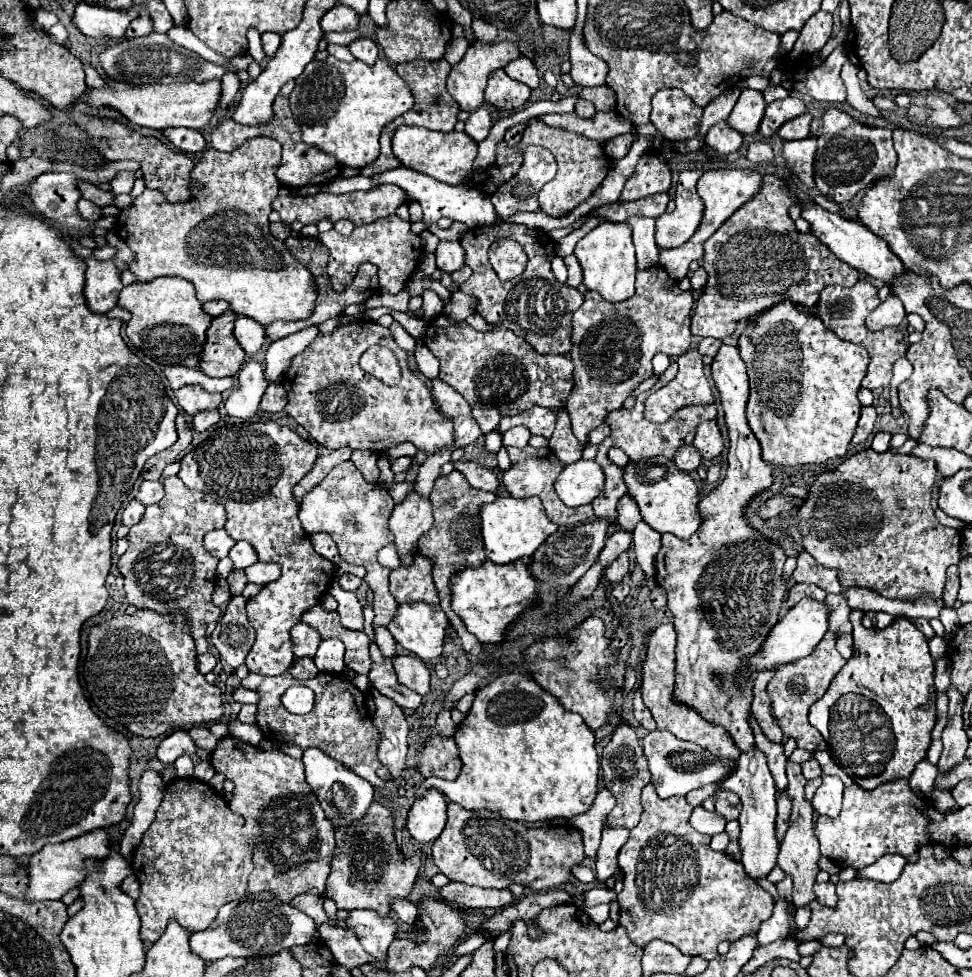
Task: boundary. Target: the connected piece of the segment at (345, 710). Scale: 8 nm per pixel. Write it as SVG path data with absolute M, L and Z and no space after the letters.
M248 673L248 677L244 679L246 689L260 693L256 723L264 739L274 743L296 743L302 749L316 745L328 757L336 761L344 761L348 769L352 769L356 775L366 779L370 785L386 787L386 781L376 775L376 769L380 767L380 759L376 755L378 743L380 743L380 731L374 727L370 719L364 693L342 675L320 673L318 677L304 681L304 685L316 693L314 709L306 715L292 715L290 711L284 709L280 701L280 697L284 695L284 689L288 689L290 685L296 685L296 679L290 673L284 673L280 677L264 677L264 675Z

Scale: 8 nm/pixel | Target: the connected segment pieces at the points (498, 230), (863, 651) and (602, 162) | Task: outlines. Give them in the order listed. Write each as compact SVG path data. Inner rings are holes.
M498 223L480 229L468 229L460 239L460 243L466 251L466 265L472 269L472 277L462 285L462 291L478 299L476 311L486 319L486 323L504 325L512 329L542 355L568 353L572 345L570 343L572 313L584 303L584 293L580 293L574 287L568 287L566 283L556 281L550 269L550 261L554 257L554 239L540 229L528 229L524 225L512 225L512 223ZM504 237L522 243L524 251L528 253L526 271L512 281L500 281L488 261L488 247L496 239Z
M851 610L850 623L854 625L854 655L832 679L826 695L818 699L808 713L832 753L834 761L844 773L862 789L876 789L882 783L908 779L914 767L926 757L932 741L932 727L936 723L936 687L934 687L934 659L928 651L928 641L912 621L898 617L896 625L888 629L864 629L864 612Z
M532 119L530 127L522 135L520 145L528 145L528 143L542 145L542 147L550 149L552 155L558 161L558 175L554 177L554 181L546 183L538 193L540 209L544 213L548 213L550 217L568 215L574 207L578 207L582 201L586 201L596 191L596 187L604 181L604 177L610 169L610 161L602 153L598 141L592 141L584 135L570 133L570 131L564 131L564 129L548 127L548 125L540 123L538 119Z

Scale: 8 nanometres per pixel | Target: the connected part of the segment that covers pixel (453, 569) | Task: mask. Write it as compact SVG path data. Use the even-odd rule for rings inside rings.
M452 471L448 477L438 477L434 481L434 489L430 493L430 501L434 507L434 525L428 533L424 533L418 539L418 553L428 555L434 563L434 583L436 583L436 591L440 597L440 607L444 609L444 613L448 615L452 627L456 629L462 647L466 653L472 655L480 655L480 641L470 635L462 623L462 619L452 611L450 607L450 577L456 575L460 569L466 567L478 567L486 561L486 553L484 553L484 543L482 543L482 533L480 533L480 505L484 503L492 503L496 499L494 493L486 493L486 491L478 491L472 489L466 481L464 475L460 475L458 471Z

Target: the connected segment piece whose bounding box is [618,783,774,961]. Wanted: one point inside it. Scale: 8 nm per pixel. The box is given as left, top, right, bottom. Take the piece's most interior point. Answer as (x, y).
(676, 888)

